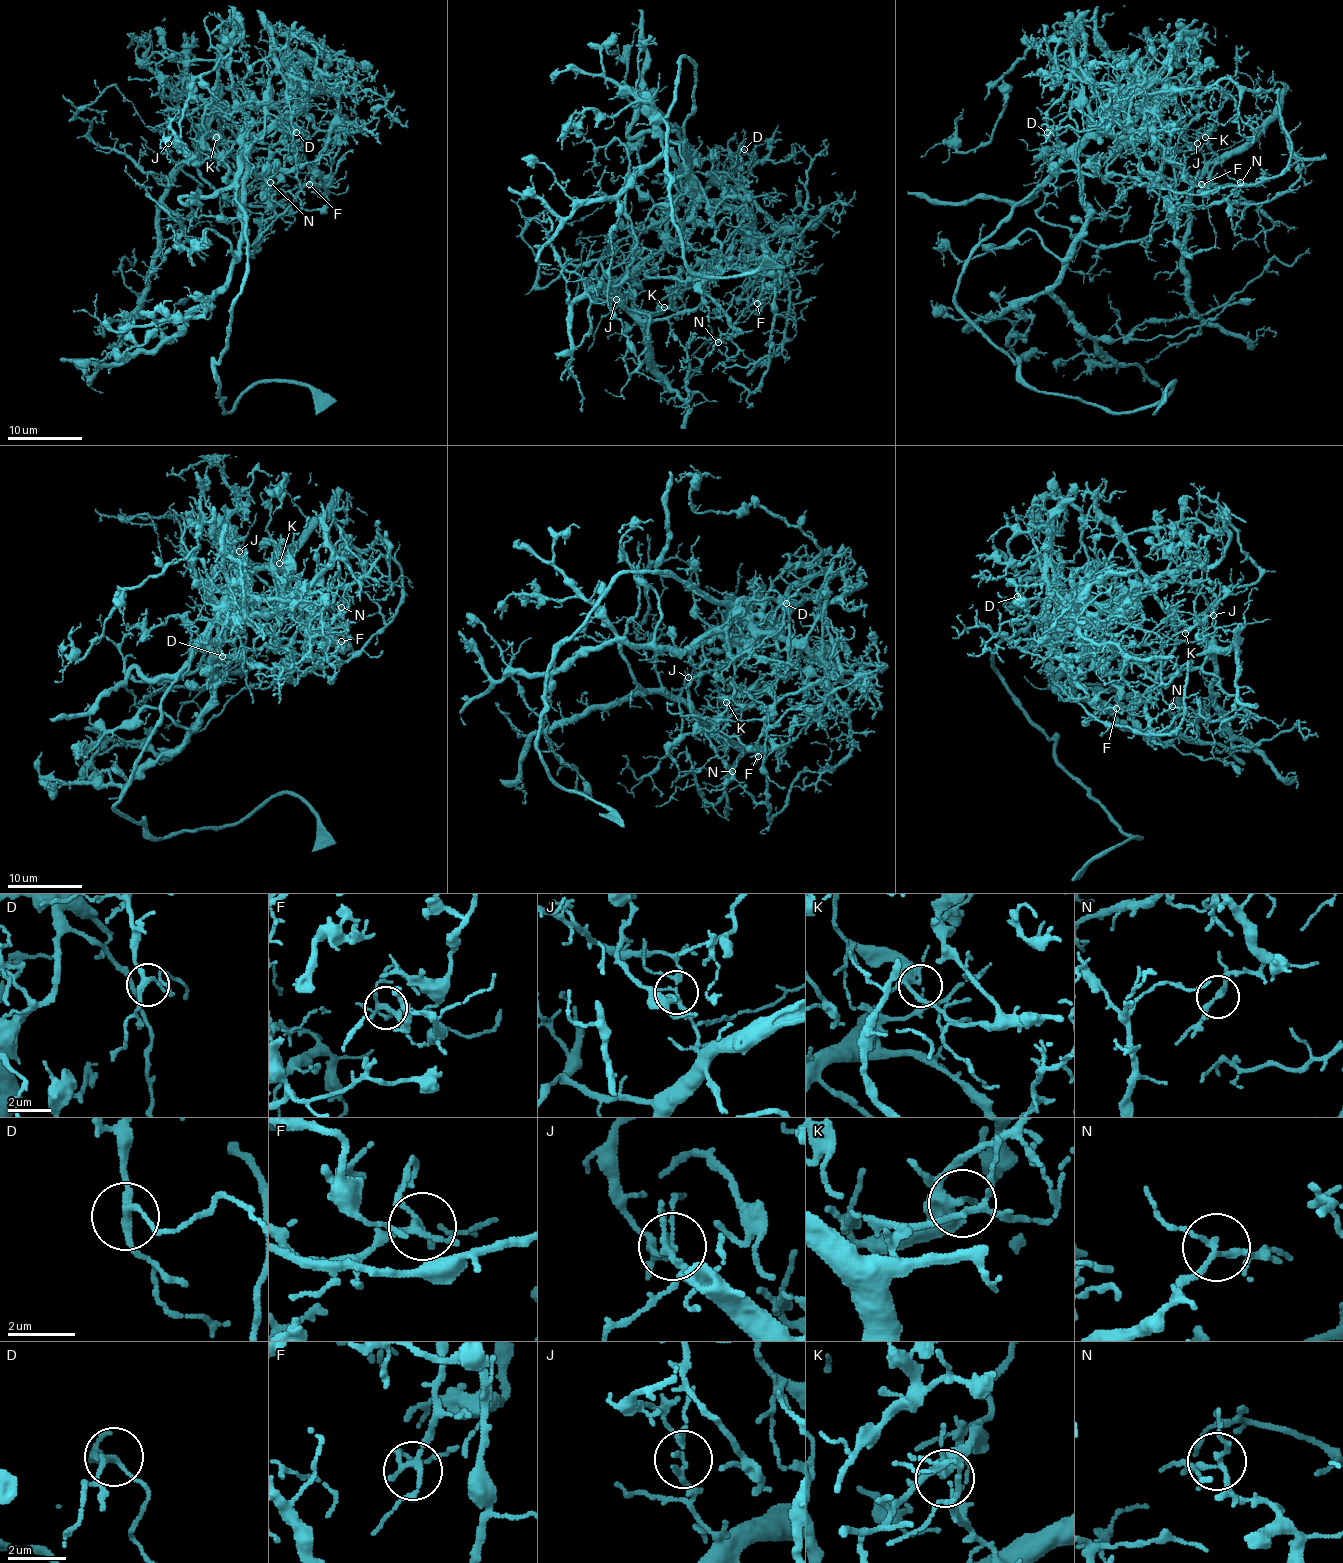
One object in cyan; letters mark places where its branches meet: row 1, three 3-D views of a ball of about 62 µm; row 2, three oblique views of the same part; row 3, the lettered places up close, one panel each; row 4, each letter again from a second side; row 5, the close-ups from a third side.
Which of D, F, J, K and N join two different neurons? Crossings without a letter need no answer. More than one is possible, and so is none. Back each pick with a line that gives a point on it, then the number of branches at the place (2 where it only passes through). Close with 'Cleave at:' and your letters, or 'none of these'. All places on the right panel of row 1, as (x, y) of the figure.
J: (1197, 143) | 5
K: (1205, 137) | 6
Cleave at: J, K

